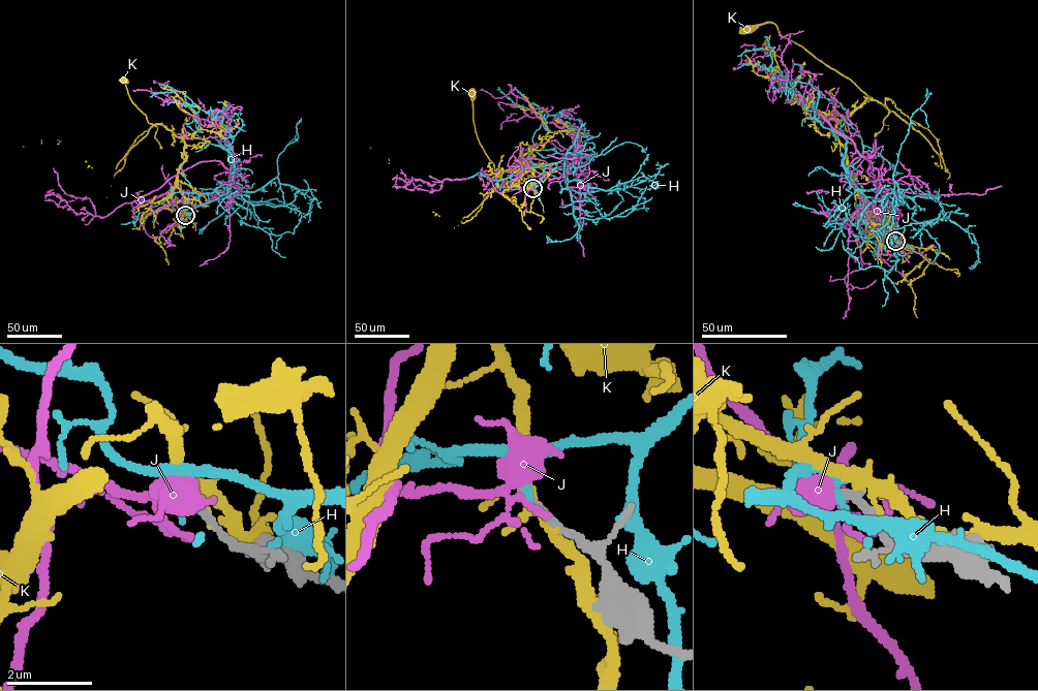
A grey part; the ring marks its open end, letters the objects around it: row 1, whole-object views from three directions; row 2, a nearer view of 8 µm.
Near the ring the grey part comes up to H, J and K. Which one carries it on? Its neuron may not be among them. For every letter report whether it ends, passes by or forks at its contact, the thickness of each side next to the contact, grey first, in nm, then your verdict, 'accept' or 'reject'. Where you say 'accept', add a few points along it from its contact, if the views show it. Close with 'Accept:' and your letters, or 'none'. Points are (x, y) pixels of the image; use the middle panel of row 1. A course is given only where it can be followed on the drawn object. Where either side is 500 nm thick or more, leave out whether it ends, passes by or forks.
H: it ends; calibres 200 and 140 nm; reject
J: it forks; calibres 200 and 440 nm; reject
K: it forks; calibres 260 and 200 nm; reject
Accept: none

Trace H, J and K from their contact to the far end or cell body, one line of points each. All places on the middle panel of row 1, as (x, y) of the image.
H: (532, 189), (546, 167), (567, 168), (581, 155), (543, 157), (532, 136), (548, 114), (516, 104), (498, 87)
J: (531, 188), (512, 183), (529, 171), (578, 175), (518, 159), (427, 191), (400, 173)
K: (532, 189), (533, 168), (523, 165), (531, 150), (510, 169), (495, 169), (478, 138), (470, 93)

